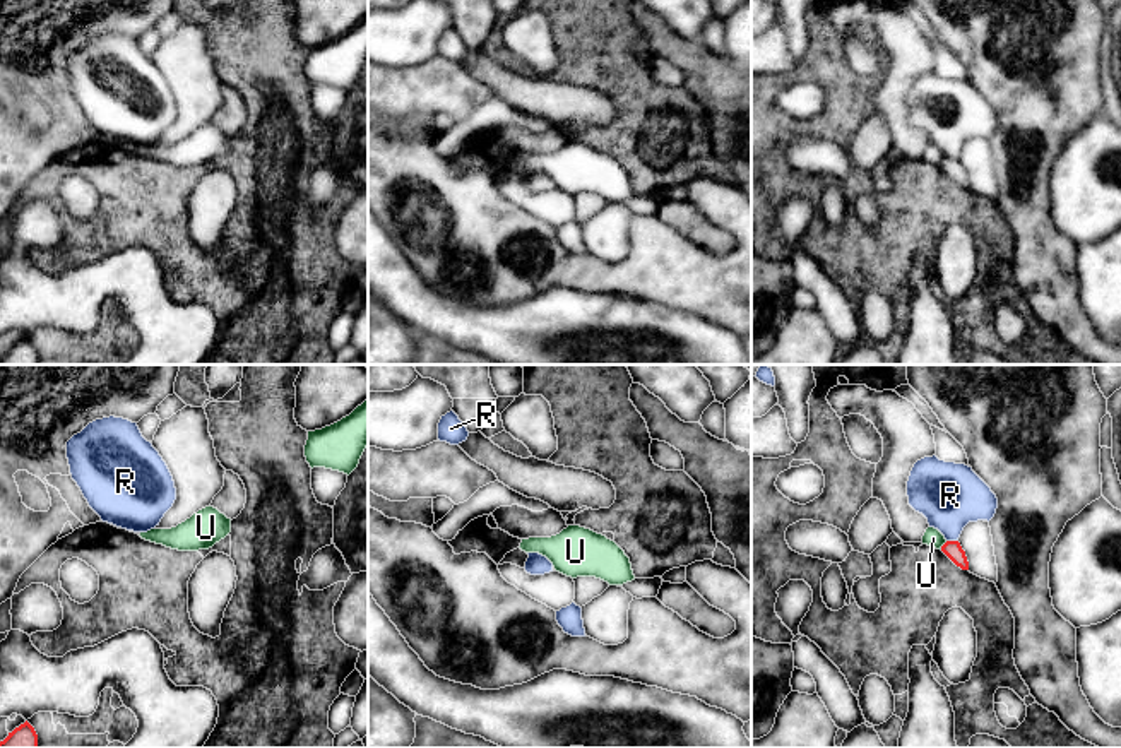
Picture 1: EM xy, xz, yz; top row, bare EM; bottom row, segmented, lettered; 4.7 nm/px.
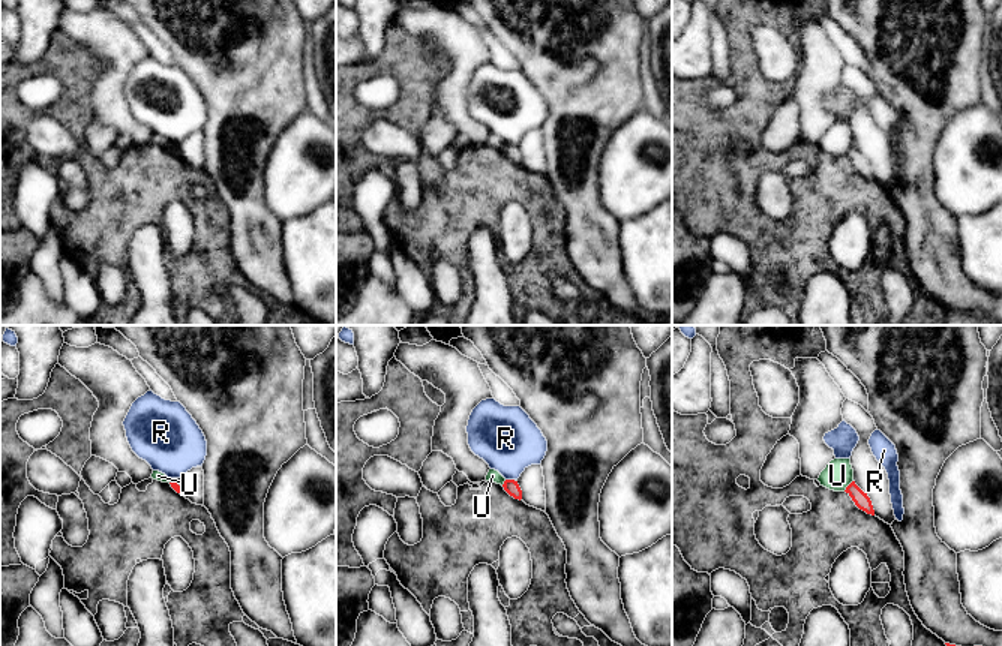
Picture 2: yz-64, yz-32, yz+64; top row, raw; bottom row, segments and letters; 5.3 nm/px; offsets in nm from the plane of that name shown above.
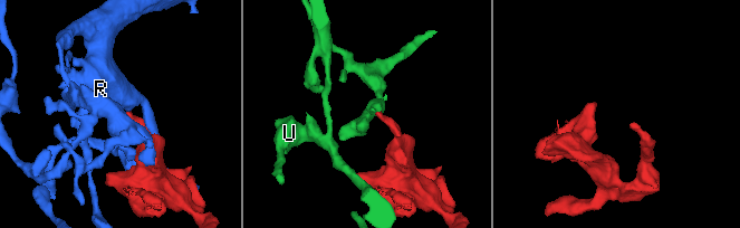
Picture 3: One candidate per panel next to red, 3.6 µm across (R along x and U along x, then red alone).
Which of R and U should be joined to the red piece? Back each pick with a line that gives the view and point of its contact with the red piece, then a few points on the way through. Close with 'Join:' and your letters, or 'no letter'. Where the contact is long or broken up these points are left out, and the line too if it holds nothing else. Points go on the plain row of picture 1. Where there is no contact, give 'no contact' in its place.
Join: no letter

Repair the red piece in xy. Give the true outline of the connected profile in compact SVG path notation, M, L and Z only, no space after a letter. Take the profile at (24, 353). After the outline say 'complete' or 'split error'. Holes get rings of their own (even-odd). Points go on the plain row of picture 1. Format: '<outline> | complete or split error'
M26 337L12 349L9 349L3 358L0 358L0 365L38 365L38 351L34 344Z | complete

